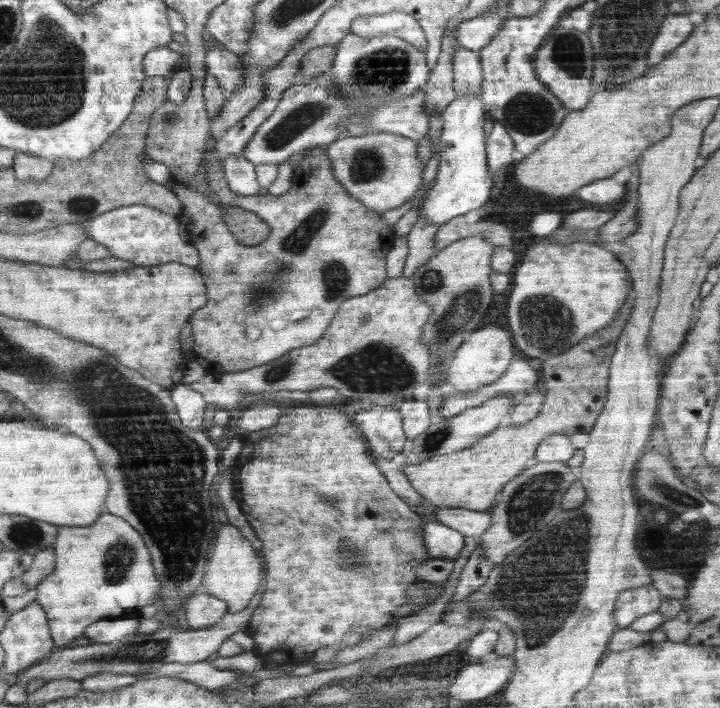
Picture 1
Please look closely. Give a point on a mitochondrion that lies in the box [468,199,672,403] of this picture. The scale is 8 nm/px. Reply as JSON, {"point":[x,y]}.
{"point":[546,322]}

